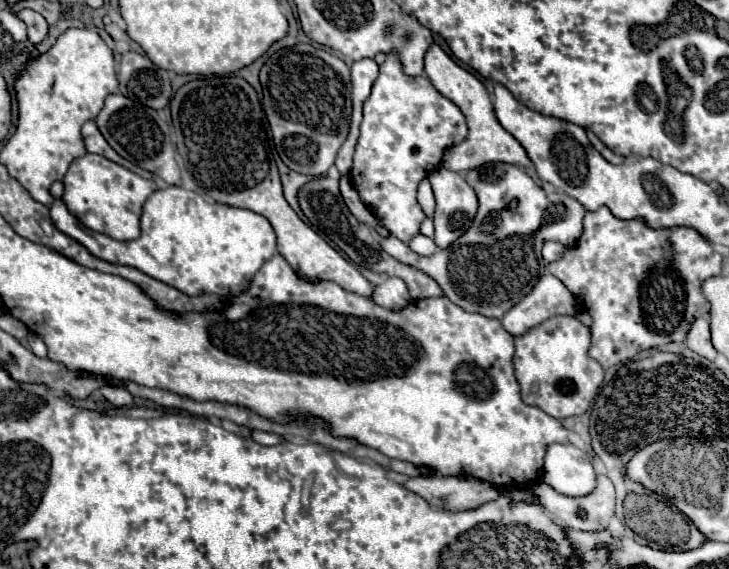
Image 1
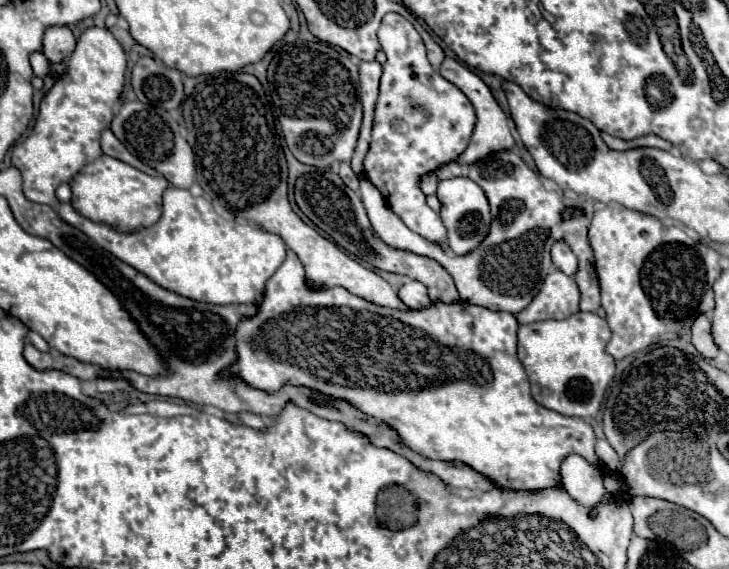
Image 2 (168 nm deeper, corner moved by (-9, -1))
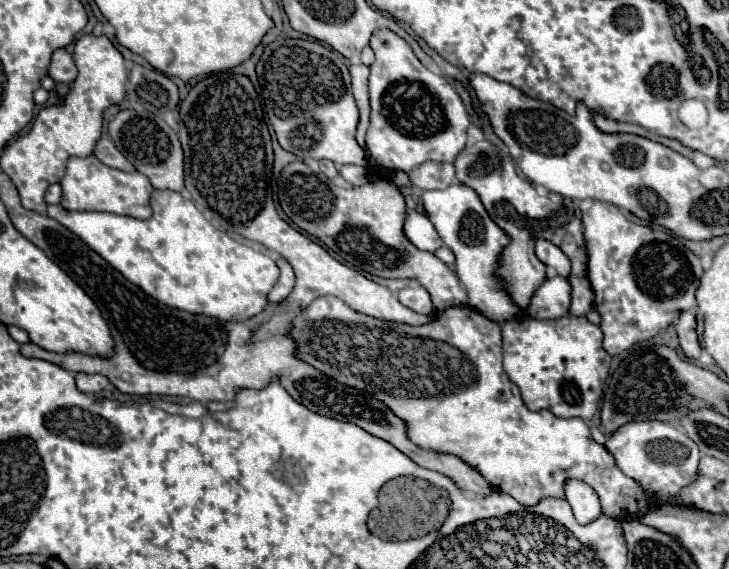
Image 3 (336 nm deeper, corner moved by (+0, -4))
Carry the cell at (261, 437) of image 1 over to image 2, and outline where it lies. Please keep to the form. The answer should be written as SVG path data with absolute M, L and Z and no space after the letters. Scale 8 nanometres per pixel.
M242 411L242 413L238 413L238 417L240 417L240 421L242 421L244 425L248 425L248 427L254 427L254 429L264 429L264 427L266 427L264 419L262 419L260 415L256 415L256 413Z

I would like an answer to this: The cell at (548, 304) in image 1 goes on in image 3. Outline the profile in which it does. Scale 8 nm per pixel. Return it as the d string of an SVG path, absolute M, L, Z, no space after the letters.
M547 278L531 296L527 314L535 320L557 320L569 312L571 286L567 278Z

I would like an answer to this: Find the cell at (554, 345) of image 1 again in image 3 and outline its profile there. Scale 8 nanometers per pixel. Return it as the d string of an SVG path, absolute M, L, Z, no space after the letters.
M525 316L503 324L503 368L519 386L529 410L549 410L559 418L589 420L597 412L611 364L601 340L601 328L583 316L545 322Z

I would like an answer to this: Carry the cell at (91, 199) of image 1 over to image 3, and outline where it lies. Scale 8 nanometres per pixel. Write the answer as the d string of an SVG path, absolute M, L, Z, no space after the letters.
M95 156L87 158L71 158L67 162L67 174L61 180L63 198L61 206L67 210L95 210L95 212L113 212L123 216L133 216L139 220L151 218L149 198L153 192L151 182L141 172L123 172L105 166L95 160Z

